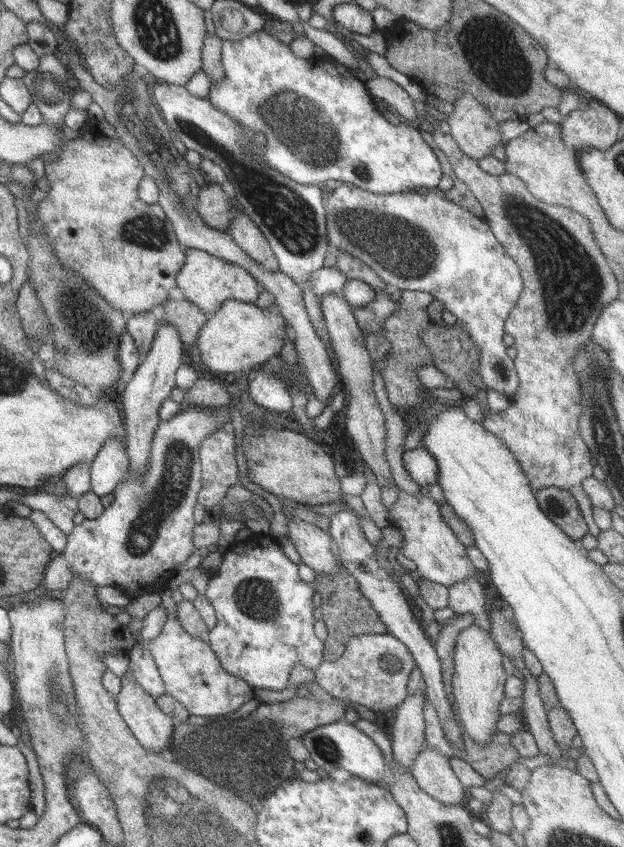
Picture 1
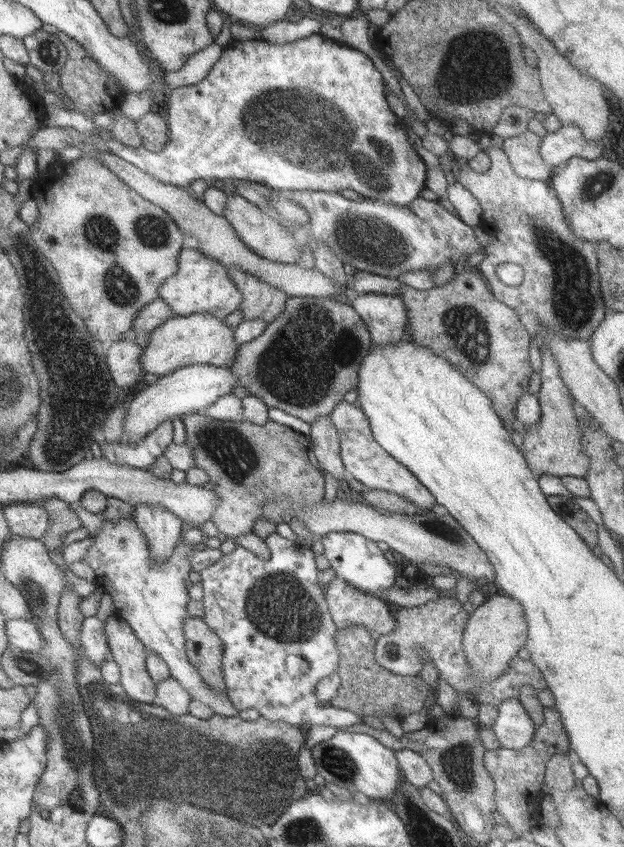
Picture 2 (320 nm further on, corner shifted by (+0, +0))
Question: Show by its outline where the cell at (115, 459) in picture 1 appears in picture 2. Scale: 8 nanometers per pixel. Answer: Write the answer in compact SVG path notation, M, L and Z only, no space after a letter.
M188 365L161 376L155 384L142 390L137 397L128 399L127 413L123 424L122 439L135 443L152 432L161 422L183 415L200 413L210 408L221 396L232 392L237 386L237 376L231 367L214 365Z

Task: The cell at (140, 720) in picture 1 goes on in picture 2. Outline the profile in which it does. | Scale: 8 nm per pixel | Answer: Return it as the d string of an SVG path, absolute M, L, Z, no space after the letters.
M116 615L106 620L105 628L110 654L121 668L119 685L131 699L158 704L155 682L145 667L145 646L136 639L132 628Z

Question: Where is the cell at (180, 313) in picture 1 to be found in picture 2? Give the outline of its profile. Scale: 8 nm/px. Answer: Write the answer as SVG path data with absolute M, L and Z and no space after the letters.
M160 298L143 306L134 317L129 336L144 349L149 343L151 332L164 324L169 318L176 316L169 306Z

